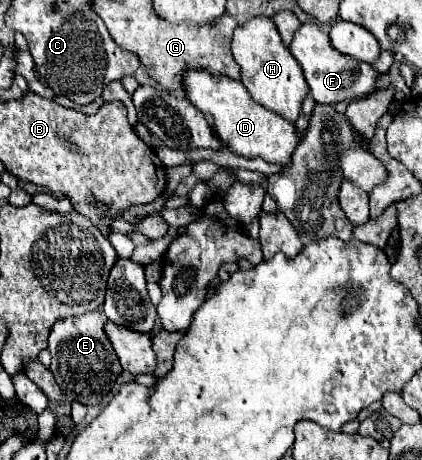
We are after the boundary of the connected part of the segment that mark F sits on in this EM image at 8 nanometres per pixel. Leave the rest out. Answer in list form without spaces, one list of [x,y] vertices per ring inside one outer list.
[[[304,22],[296,32],[292,42],[288,44],[288,50],[292,52],[292,56],[298,60],[298,64],[302,66],[304,78],[310,86],[310,94],[314,96],[316,102],[320,104],[338,104],[344,102],[348,98],[356,98],[356,96],[364,96],[370,90],[374,90],[374,82],[378,78],[378,72],[360,60],[348,58],[344,54],[340,54],[338,50],[332,48],[328,34],[320,32],[316,22]]]

